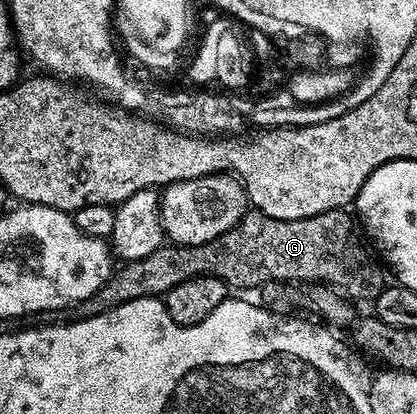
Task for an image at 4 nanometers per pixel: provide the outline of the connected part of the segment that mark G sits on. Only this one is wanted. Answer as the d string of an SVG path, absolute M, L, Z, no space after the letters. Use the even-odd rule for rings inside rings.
M347 209L317 213L297 221L281 221L268 215L248 213L240 223L233 225L233 229L221 233L221 237L213 237L213 241L205 241L205 245L164 245L149 253L149 257L123 263L120 271L119 268L112 270L105 285L101 285L93 297L56 311L38 311L33 323L37 327L54 327L57 323L85 321L134 299L166 296L167 291L181 285L181 281L202 275L217 277L231 289L262 289L269 283L304 279L304 284L329 287L352 301L374 301L385 286L385 271L380 260L376 256L375 260L363 248L355 227L357 229L356 220Z

